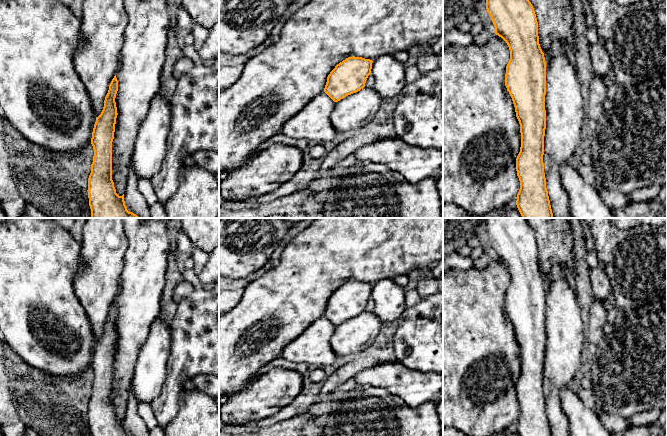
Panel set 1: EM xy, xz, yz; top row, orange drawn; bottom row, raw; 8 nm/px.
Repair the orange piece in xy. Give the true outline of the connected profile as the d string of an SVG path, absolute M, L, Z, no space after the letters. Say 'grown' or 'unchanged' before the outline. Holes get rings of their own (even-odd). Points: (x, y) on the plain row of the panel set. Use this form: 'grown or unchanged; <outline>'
unchanged; M115 299L92 356L94 380L87 414L91 436L129 436L124 418L119 420L116 417L112 404L112 366L118 339L115 326L117 315L118 304Z

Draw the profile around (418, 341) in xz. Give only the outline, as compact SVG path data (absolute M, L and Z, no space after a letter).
M443 290L421 299L412 307L406 307L398 318L398 328L393 338L393 349L397 361L409 369L422 373L437 373L443 377Z

